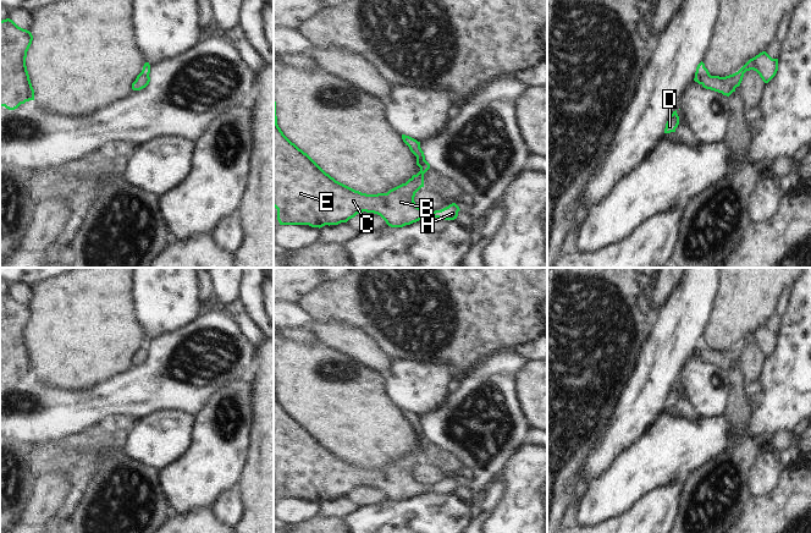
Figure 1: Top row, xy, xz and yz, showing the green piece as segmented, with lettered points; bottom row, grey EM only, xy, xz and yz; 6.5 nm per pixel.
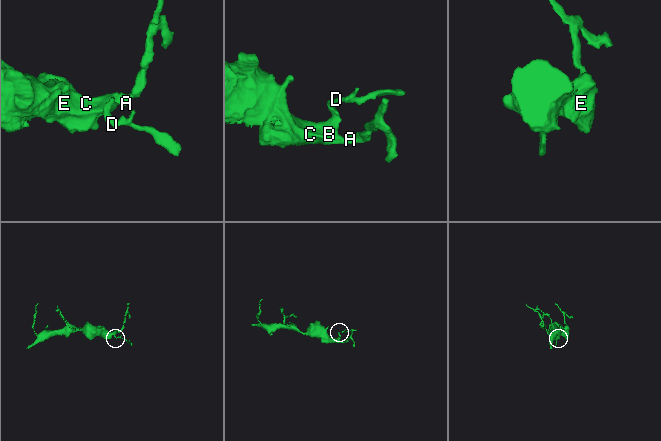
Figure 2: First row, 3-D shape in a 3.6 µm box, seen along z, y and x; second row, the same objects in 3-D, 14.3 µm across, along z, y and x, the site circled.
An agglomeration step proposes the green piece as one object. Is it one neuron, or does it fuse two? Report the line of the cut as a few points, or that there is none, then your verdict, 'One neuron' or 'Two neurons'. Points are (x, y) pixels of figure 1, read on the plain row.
No split. One neuron.

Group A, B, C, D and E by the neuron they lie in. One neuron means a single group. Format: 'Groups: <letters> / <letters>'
Groups: A B C D E.

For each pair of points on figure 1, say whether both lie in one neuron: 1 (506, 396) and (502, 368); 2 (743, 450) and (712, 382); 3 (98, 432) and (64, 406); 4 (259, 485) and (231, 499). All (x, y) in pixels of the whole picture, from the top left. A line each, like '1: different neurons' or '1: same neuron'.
1: same neuron
2: different neurons
3: different neurons
4: different neurons

